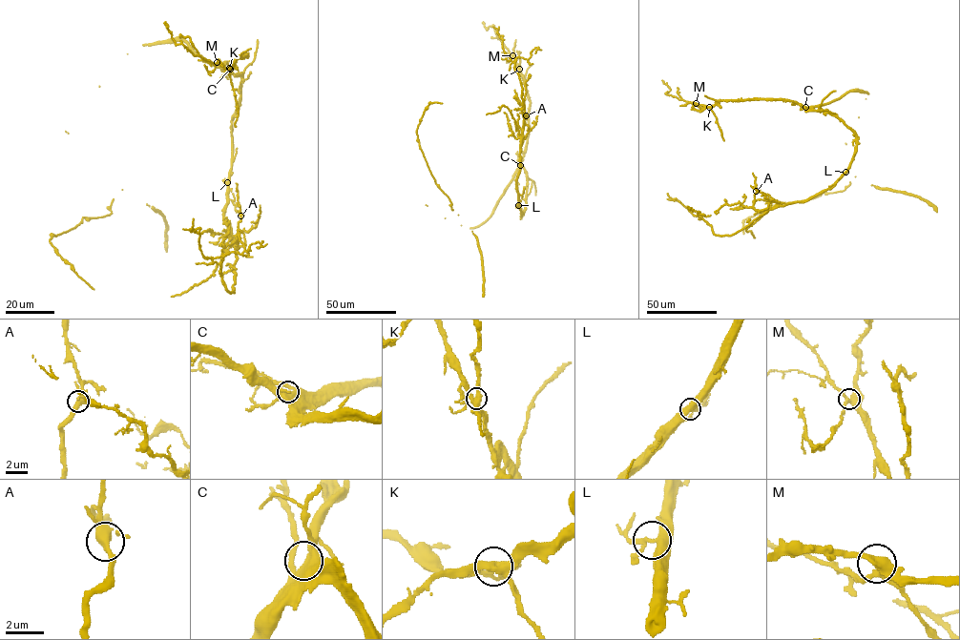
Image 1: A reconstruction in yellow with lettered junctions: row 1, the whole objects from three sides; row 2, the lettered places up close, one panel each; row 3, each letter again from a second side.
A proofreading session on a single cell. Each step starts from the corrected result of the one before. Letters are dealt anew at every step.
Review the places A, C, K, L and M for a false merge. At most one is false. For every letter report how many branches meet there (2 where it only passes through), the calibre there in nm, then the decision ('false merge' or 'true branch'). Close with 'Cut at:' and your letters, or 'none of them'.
A: 4 branches meet; 360 nm thick; true branch
C: 4 branches meet; 400 nm thick; true branch
K: 4 branches meet; 360 nm thick; true branch
L: 4 branches meet; 320 nm thick; true branch
M: 4 branches meet; 380 nm thick; true branch
Cut at: none of them

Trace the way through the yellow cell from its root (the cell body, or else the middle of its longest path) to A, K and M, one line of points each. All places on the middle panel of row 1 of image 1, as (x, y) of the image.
A: (516, 178), (520, 169), (523, 113), (526, 115)
K: (516, 178), (521, 216), (526, 202), (526, 172), (521, 161), (527, 140), (530, 100), (519, 69)
M: (516, 178), (521, 216), (526, 202), (526, 172), (521, 161), (527, 140), (530, 100), (525, 78), (512, 55)

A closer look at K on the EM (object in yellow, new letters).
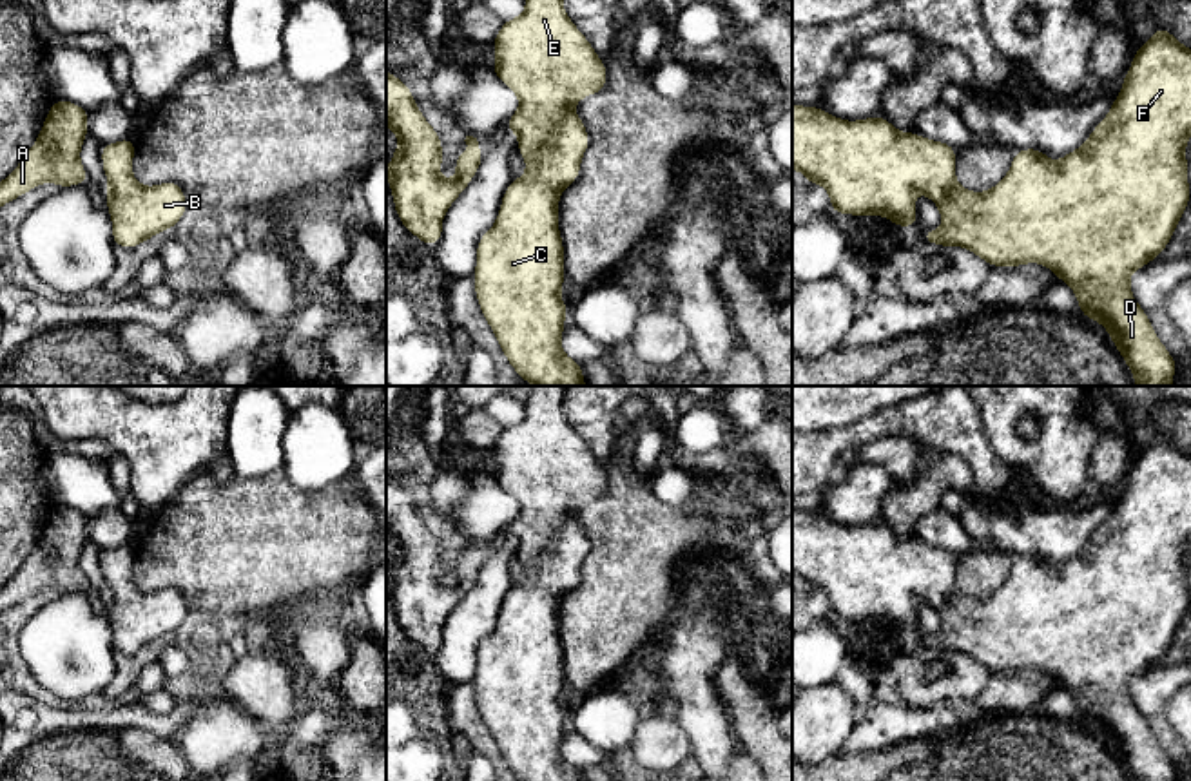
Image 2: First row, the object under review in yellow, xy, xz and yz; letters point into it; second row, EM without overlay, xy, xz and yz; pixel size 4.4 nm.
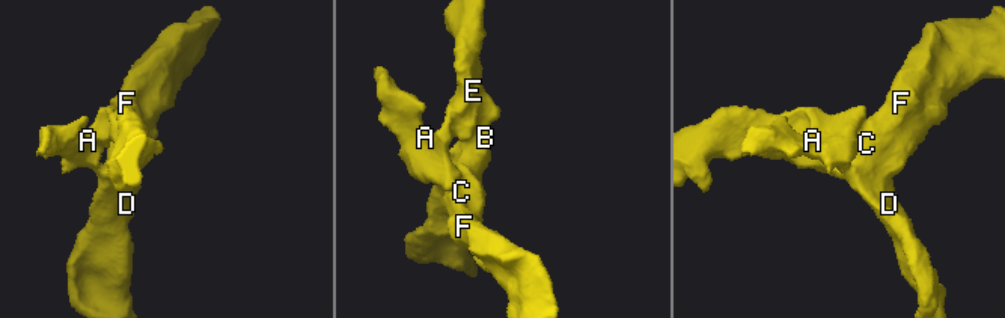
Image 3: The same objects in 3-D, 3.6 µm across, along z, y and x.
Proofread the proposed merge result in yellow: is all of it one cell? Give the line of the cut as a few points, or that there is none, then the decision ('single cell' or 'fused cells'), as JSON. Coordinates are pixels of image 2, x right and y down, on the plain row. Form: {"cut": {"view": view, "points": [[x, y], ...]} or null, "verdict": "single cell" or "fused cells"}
{"cut": null, "verdict": "single cell"}

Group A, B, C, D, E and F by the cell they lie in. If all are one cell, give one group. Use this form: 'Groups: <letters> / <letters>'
Groups: A B C D E F

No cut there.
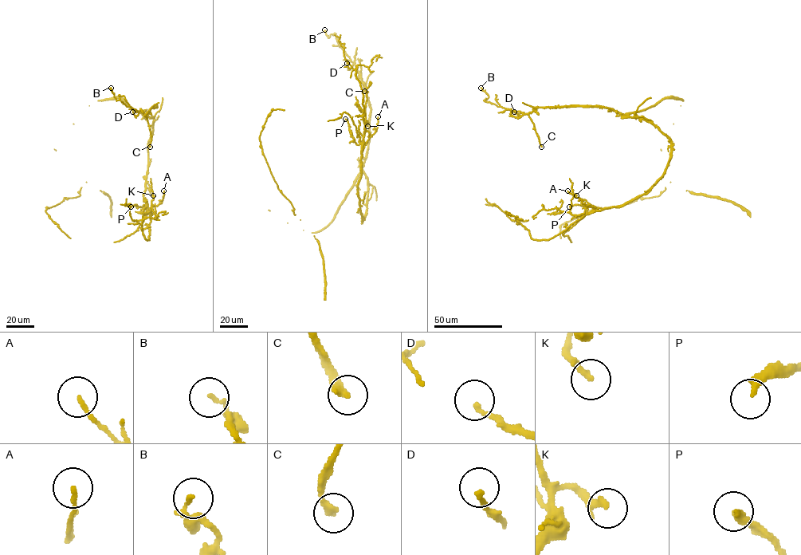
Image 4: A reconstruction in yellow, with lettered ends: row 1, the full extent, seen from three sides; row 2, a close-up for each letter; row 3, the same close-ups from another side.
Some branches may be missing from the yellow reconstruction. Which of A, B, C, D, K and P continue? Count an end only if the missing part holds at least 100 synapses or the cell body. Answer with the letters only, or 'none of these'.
none of these

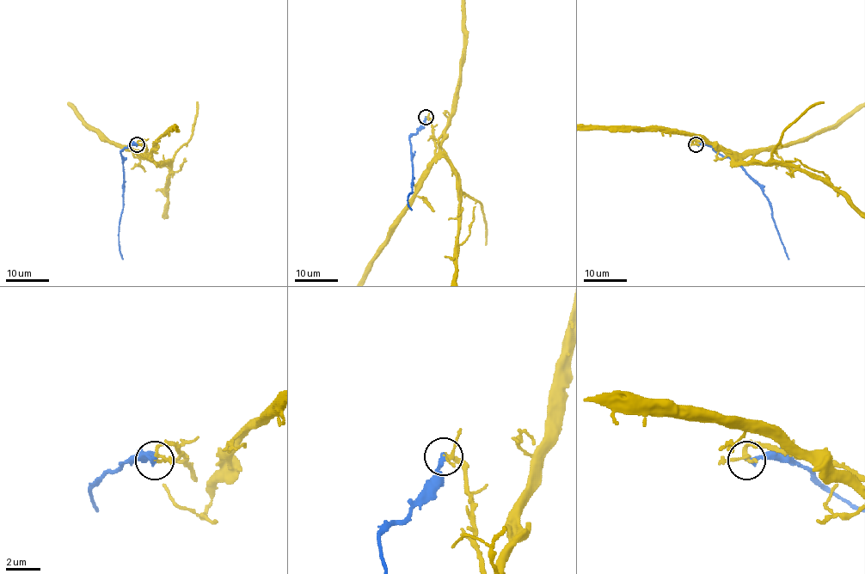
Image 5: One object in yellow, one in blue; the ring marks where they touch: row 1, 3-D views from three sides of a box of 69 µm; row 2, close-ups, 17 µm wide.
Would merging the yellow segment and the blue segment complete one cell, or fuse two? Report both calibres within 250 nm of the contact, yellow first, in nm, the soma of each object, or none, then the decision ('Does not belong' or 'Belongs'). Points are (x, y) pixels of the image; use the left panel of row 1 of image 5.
Thickness 180 nm (yellow) against 240 nm. Soma of yellow: none. Soma of blue: none. Belongs

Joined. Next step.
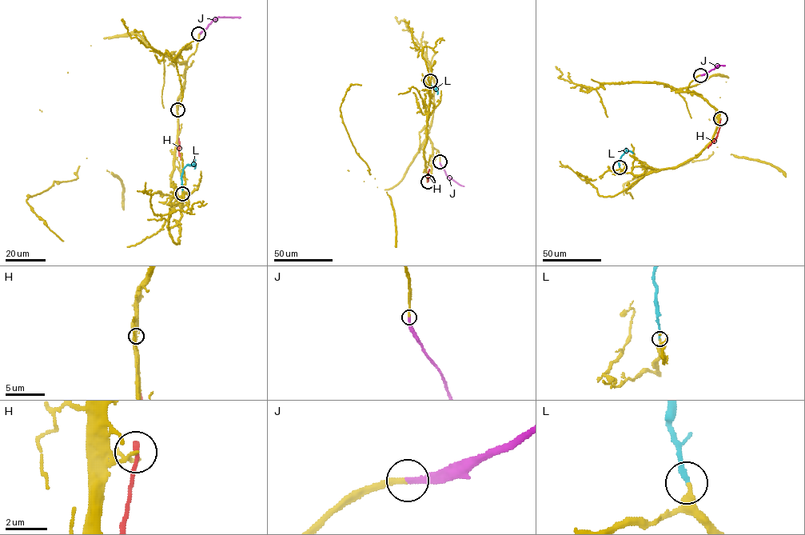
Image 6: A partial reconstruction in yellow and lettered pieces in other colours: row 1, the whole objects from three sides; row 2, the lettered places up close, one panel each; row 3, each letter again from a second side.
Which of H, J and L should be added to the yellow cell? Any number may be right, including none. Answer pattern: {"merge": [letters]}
{"merge": ["J", "L"]}

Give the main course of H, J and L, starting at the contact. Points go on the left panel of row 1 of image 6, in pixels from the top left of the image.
H: (177, 109), (180, 159)
J: (199, 33), (216, 18), (240, 17)
L: (182, 193), (182, 169), (187, 165), (194, 165), (194, 169)

